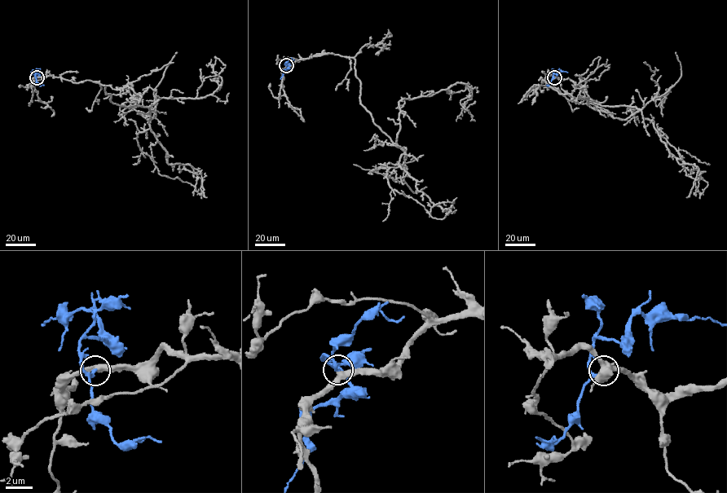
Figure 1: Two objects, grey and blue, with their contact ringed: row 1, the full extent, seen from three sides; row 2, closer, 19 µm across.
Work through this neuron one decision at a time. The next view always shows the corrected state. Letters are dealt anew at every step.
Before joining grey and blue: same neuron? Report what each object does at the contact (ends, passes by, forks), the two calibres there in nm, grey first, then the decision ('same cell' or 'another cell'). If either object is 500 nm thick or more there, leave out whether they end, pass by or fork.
grey passes by; blue ends; calibres 400 and 260 nm; same cell

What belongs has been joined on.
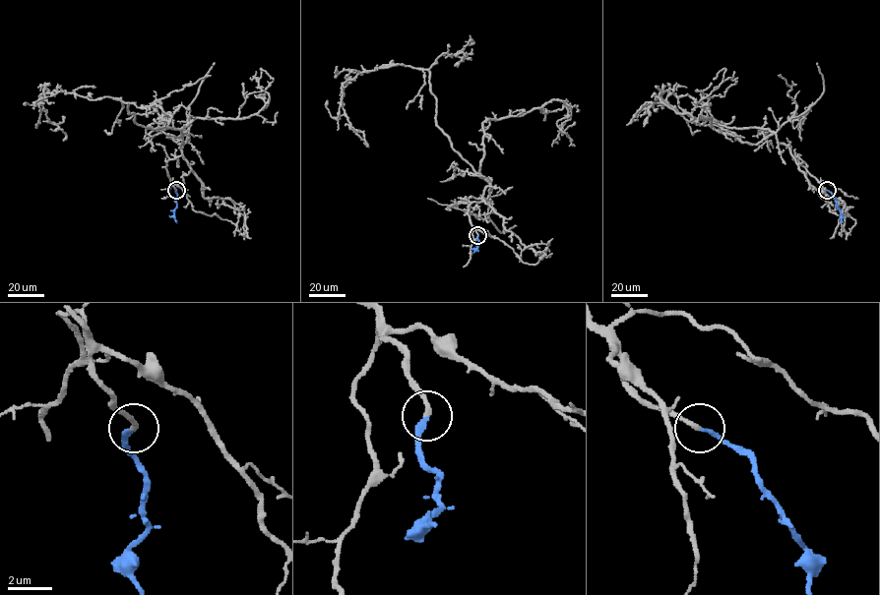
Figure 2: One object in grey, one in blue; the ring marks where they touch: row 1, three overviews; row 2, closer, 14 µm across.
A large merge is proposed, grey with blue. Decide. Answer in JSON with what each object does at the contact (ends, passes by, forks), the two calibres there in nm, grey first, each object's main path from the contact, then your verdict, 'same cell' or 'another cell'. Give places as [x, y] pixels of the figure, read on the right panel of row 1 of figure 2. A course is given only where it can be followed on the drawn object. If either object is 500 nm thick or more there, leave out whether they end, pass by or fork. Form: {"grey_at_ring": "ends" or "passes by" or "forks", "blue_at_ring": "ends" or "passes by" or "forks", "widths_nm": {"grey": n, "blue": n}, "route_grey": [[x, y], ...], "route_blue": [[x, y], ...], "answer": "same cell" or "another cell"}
{"grey_at_ring": "ends", "blue_at_ring": "ends", "widths_nm": {"grey": 220, "blue": 200}, "route_grey": [[827, 190], [770, 129], [695, 119], [656, 98], [668, 90], [689, 95], [736, 135], [735, 141]], "route_blue": [[827, 190], [835, 200], [843, 222]], "answer": "same cell"}

